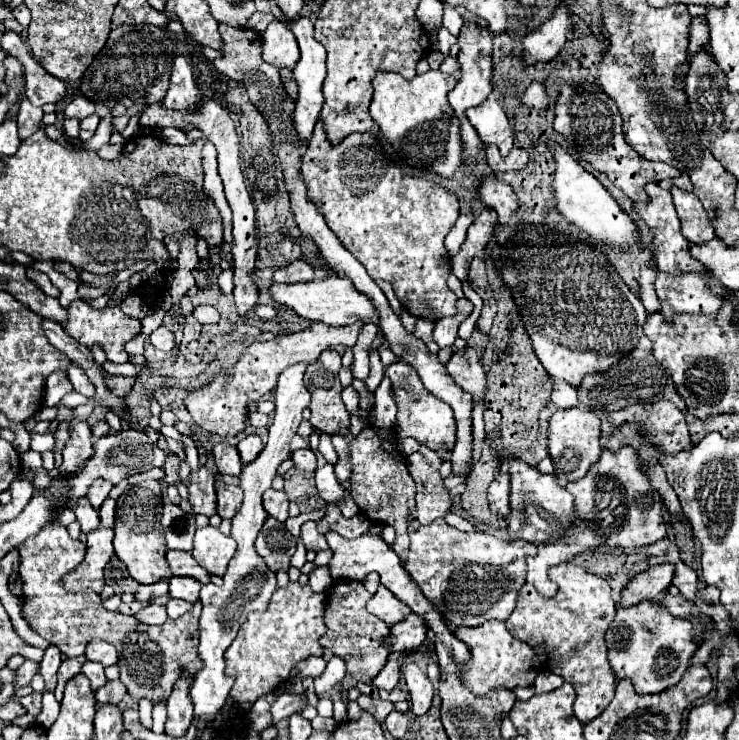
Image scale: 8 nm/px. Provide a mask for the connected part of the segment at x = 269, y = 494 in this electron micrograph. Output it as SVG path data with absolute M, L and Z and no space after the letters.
M268 489L264 493L264 509L268 511L268 515L280 521L286 521L288 519L288 497L284 495L284 491Z

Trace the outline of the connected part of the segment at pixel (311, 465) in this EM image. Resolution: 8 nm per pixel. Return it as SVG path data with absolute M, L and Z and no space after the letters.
M312 449L292 451L292 461L294 461L294 467L298 467L302 471L314 471L316 469L316 455Z

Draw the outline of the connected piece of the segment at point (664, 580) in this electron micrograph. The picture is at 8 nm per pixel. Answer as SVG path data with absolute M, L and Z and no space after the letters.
M672 563L654 565L654 567L646 569L644 573L636 575L632 579L632 583L628 583L628 587L620 595L622 597L620 603L630 607L630 605L636 605L644 599L656 599L660 595L660 591L668 589L668 585L672 583L672 577L674 577Z

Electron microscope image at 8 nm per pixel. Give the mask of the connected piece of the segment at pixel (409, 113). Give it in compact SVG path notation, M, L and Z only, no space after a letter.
M430 69L410 81L398 73L378 73L372 83L374 99L370 103L370 115L378 123L380 135L394 147L408 167L434 171L438 177L450 179L462 163L460 128L459 133L426 133L426 121L436 121L451 112L446 95L456 85L454 77Z

